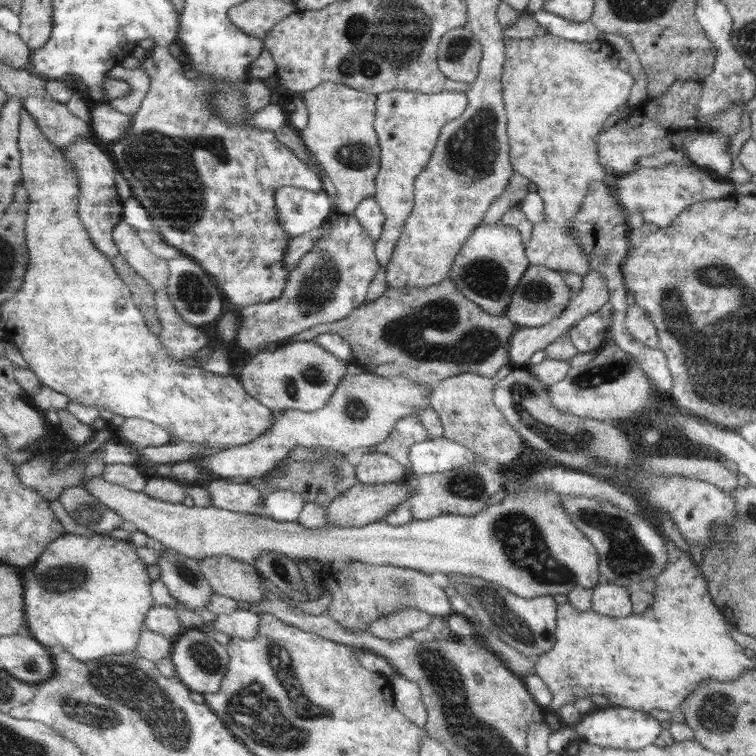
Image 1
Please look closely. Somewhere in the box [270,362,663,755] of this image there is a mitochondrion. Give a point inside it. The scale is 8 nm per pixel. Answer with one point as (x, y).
(525, 547)

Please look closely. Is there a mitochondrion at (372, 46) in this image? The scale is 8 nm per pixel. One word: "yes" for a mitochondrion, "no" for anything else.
yes

